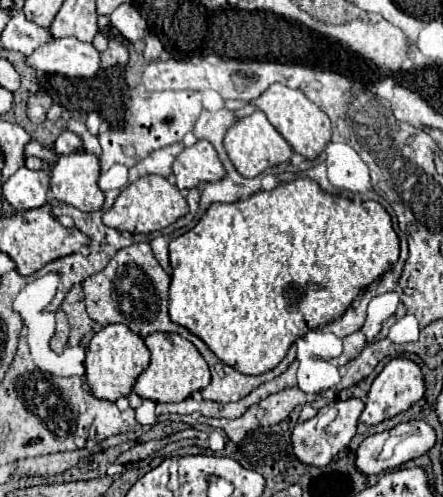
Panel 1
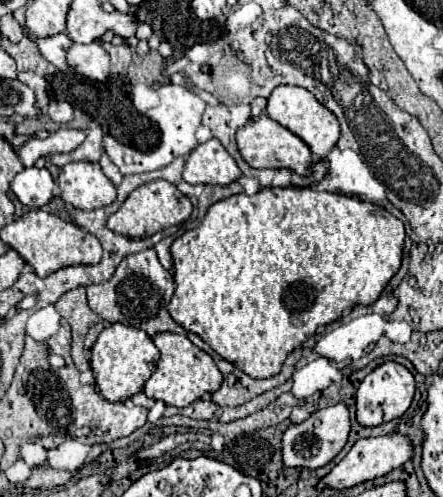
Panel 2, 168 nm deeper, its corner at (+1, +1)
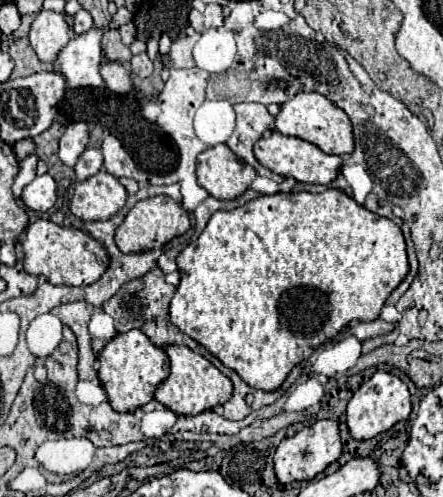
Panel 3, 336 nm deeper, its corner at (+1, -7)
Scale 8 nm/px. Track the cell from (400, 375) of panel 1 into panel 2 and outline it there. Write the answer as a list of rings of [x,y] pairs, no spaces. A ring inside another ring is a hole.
[[[385,362],[377,366],[357,388],[357,422],[361,426],[379,426],[393,418],[399,418],[407,412],[415,394],[413,374],[397,362]]]

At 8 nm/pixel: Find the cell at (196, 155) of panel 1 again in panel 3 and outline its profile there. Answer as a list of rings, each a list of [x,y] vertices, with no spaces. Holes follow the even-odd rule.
[[[227,144],[207,148],[197,158],[199,184],[219,200],[239,198],[251,186],[255,176],[255,168],[237,160]]]

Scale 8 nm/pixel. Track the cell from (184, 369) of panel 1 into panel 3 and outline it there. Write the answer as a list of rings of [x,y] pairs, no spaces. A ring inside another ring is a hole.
[[[167,346],[165,352],[171,362],[171,372],[169,378],[155,392],[155,400],[159,400],[163,406],[173,410],[175,414],[197,416],[205,410],[211,410],[213,406],[225,404],[231,398],[231,380],[225,374],[221,374],[207,358],[191,352],[187,346]]]

